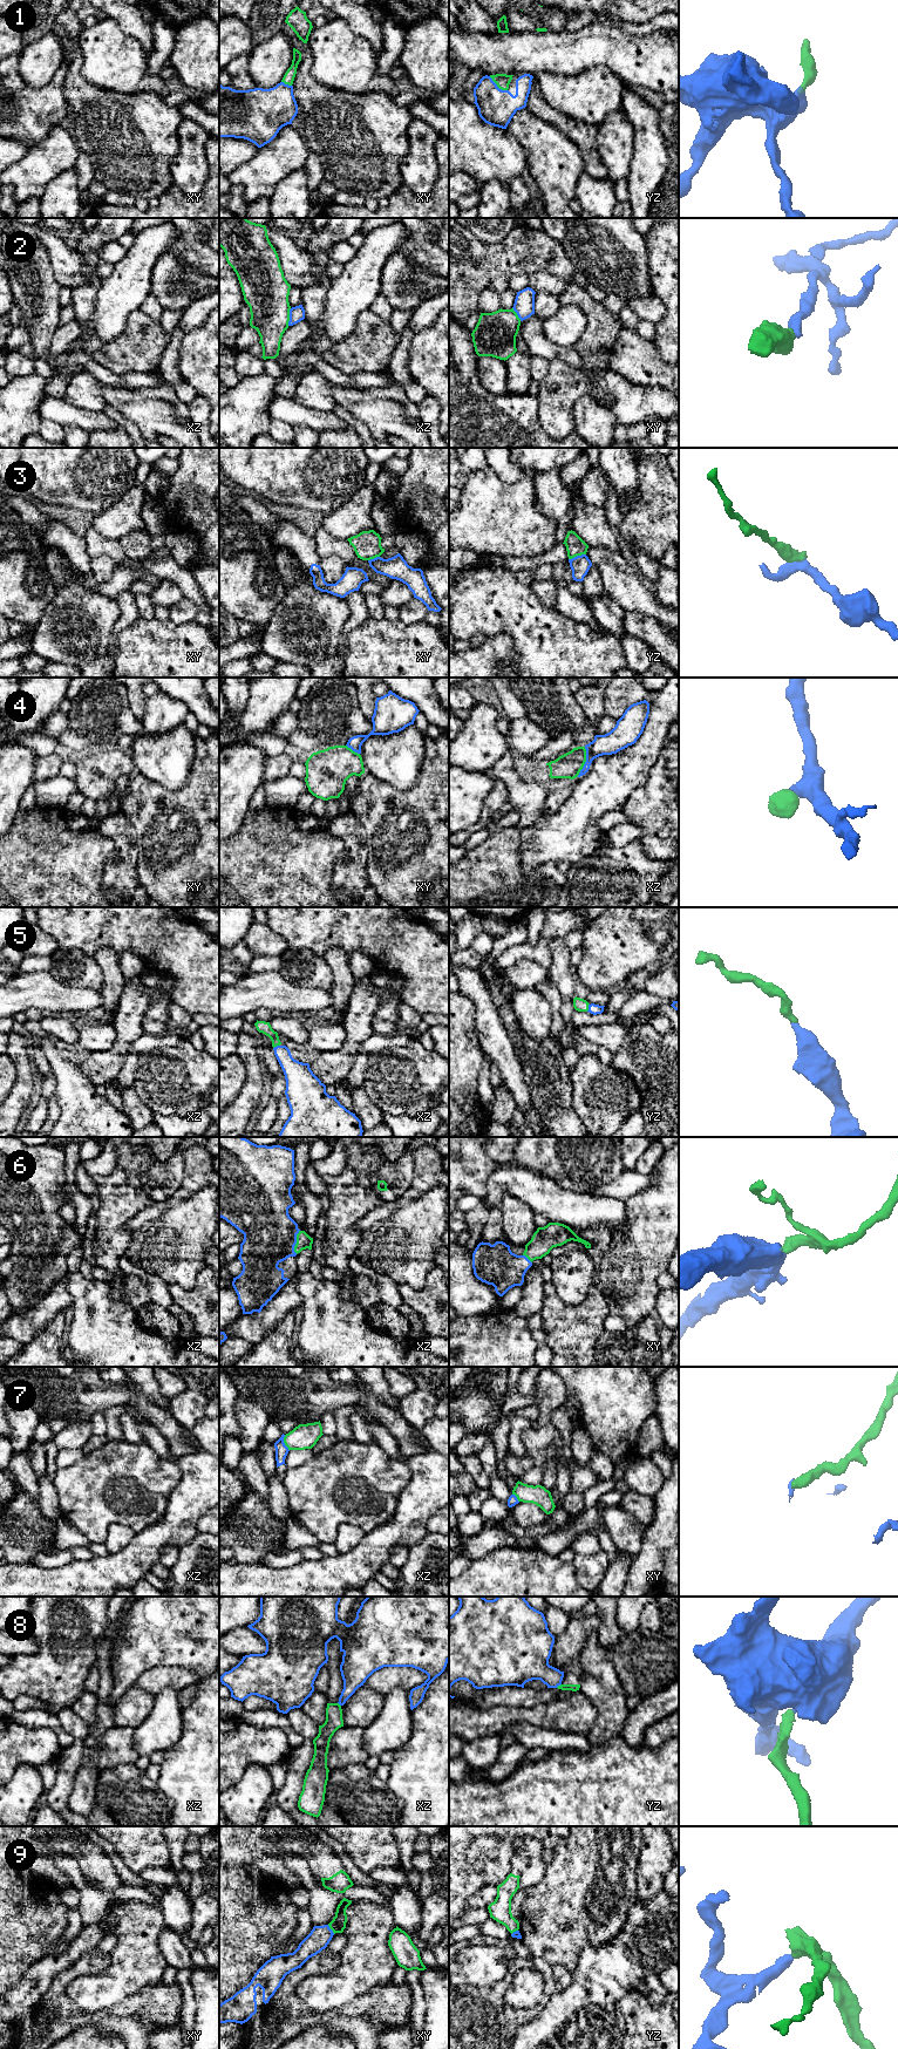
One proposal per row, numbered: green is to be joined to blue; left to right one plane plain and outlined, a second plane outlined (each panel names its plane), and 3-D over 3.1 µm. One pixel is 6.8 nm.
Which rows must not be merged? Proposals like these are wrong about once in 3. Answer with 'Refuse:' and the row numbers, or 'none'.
Refuse: 2, 3, 4, 7, 8, 9

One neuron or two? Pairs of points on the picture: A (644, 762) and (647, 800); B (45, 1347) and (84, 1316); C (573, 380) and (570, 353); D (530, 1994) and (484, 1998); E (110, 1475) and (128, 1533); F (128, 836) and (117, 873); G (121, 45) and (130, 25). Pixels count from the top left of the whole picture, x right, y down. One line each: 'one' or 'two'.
A: two
B: two
C: two
D: two
E: two
F: one
G: two

